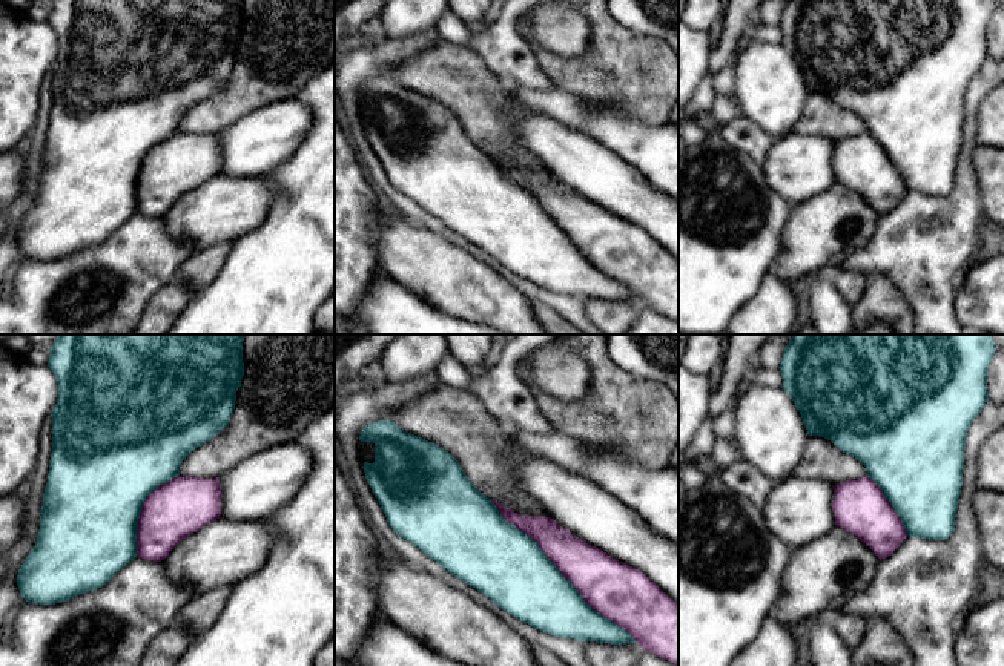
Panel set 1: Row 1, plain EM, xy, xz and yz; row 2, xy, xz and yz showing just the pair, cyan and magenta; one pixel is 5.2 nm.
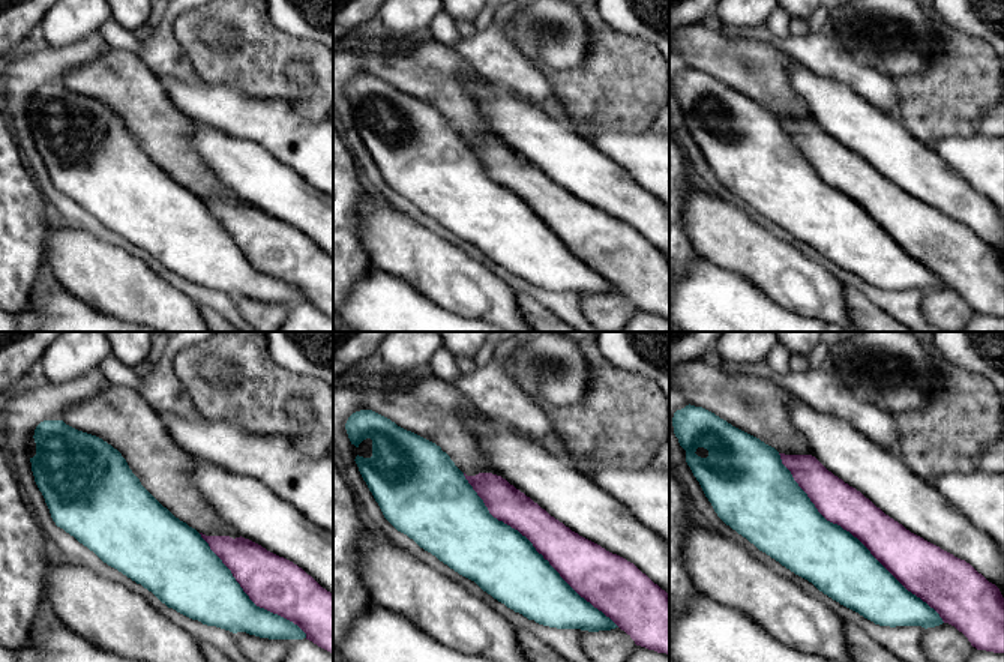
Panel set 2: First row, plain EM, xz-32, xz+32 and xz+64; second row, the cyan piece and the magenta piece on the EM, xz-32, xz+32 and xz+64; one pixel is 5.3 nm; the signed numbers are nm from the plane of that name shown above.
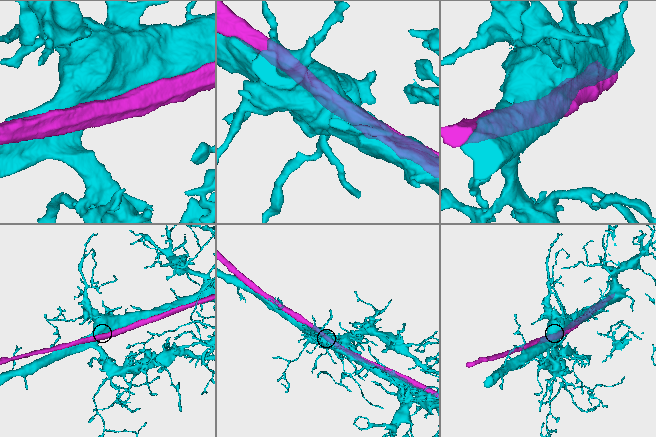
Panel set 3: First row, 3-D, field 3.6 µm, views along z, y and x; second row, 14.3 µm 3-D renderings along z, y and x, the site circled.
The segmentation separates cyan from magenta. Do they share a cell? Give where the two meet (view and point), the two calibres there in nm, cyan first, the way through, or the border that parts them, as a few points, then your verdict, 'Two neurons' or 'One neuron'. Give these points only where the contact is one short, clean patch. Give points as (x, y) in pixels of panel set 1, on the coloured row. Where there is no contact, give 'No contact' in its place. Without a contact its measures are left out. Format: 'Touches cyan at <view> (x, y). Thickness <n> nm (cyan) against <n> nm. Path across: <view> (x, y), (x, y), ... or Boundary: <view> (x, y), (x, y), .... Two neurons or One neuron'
Touches cyan at xz (559, 573). Thickness 380 nm (cyan) against 280 nm. Two neurons

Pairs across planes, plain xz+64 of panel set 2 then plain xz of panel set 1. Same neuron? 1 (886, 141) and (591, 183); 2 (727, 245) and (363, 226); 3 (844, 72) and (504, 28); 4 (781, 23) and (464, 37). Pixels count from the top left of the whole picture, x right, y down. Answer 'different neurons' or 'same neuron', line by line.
1: same neuron
2: different neurons
3: same neuron
4: same neuron

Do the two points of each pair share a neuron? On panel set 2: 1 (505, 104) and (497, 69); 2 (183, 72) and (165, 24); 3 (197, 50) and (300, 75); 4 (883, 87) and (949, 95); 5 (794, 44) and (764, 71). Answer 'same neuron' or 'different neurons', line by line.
1: different neurons
2: same neuron
3: different neurons
4: different neurons
5: different neurons

